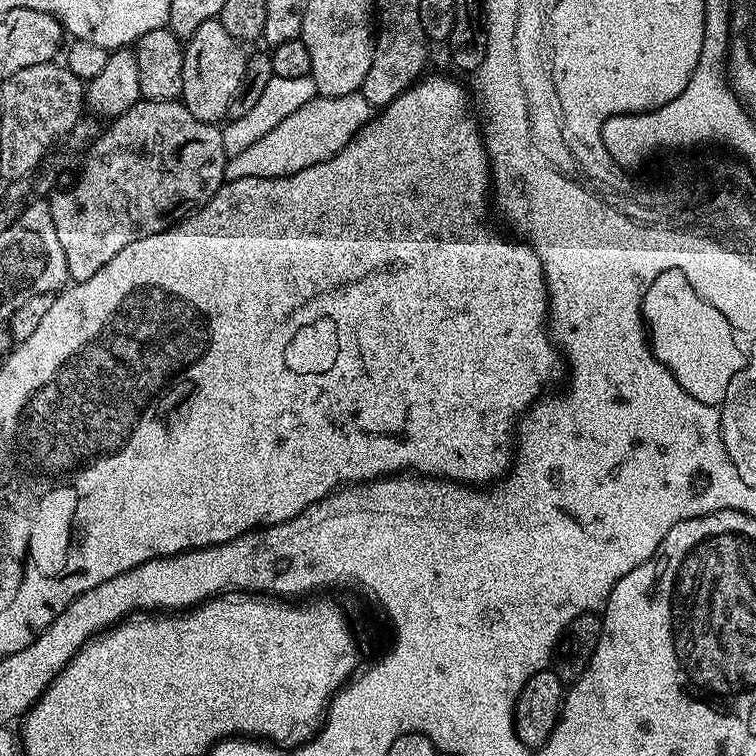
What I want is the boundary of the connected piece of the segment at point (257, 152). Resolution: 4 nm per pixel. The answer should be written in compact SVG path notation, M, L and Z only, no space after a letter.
M317 95L288 118L283 118L278 126L262 135L258 142L231 157L224 168L225 181L236 180L240 176L293 176L298 170L329 160L352 141L353 136L373 115L372 105L362 95Z

